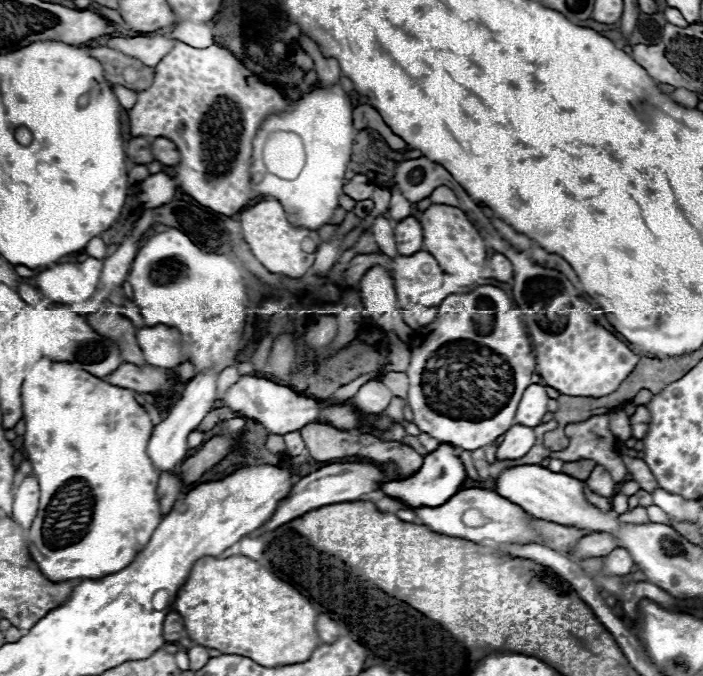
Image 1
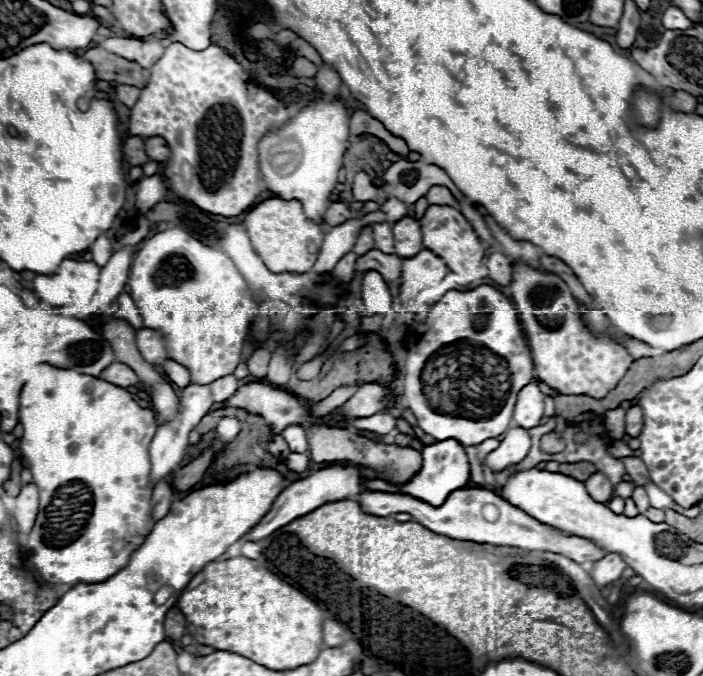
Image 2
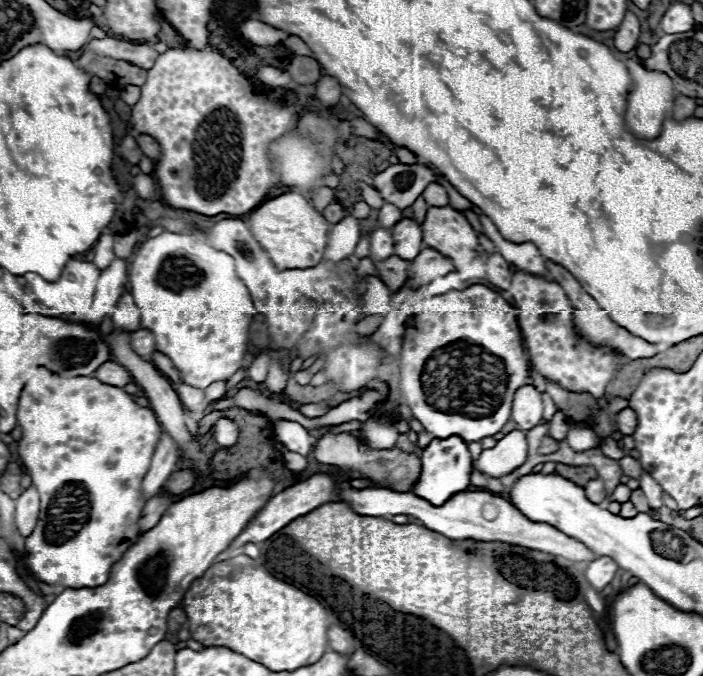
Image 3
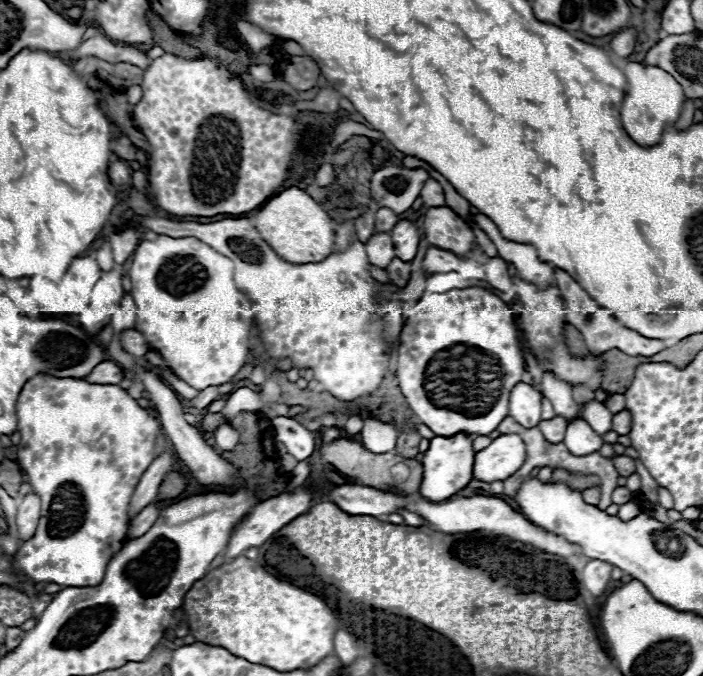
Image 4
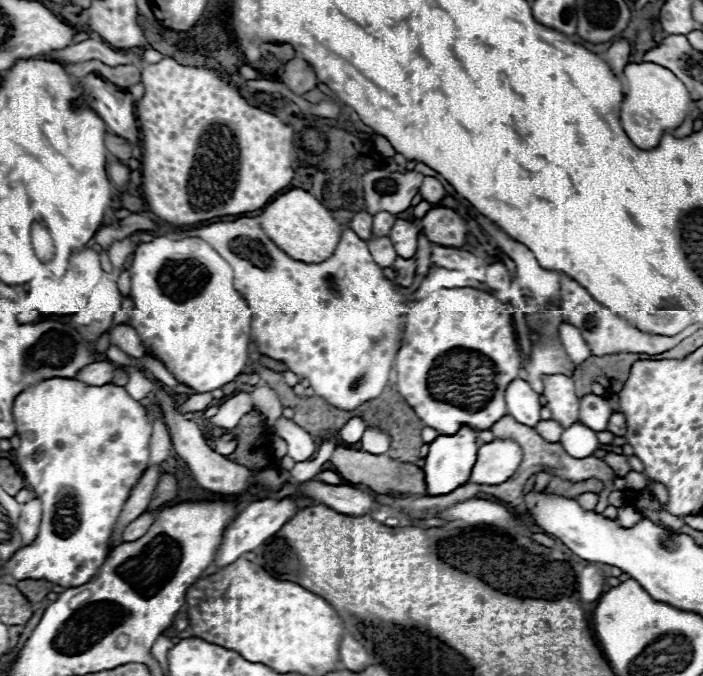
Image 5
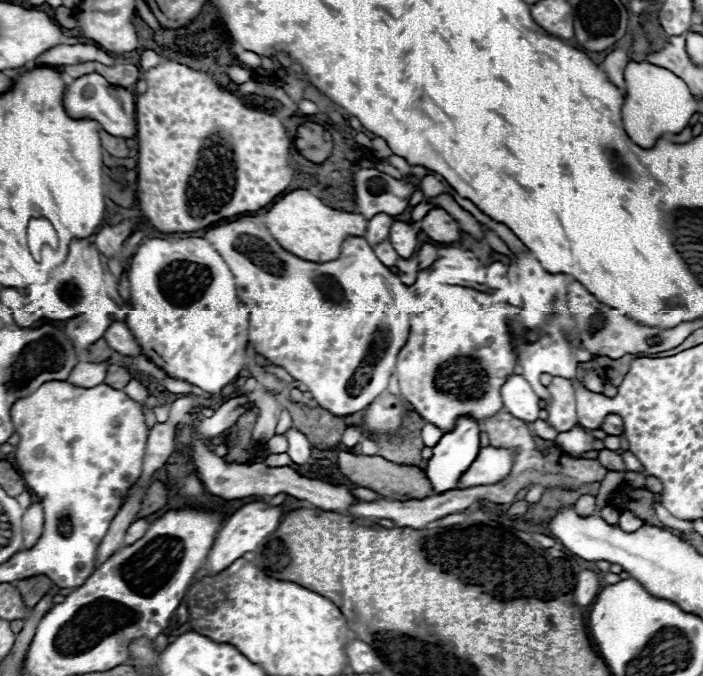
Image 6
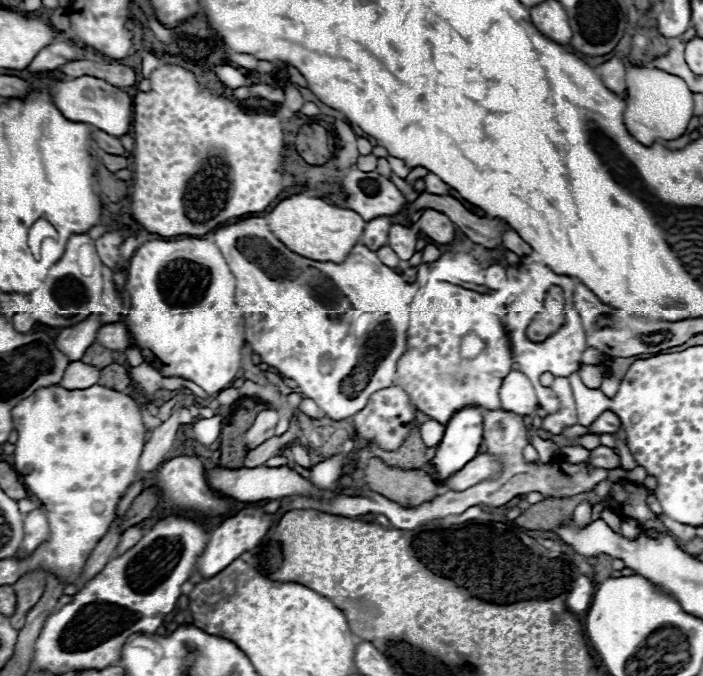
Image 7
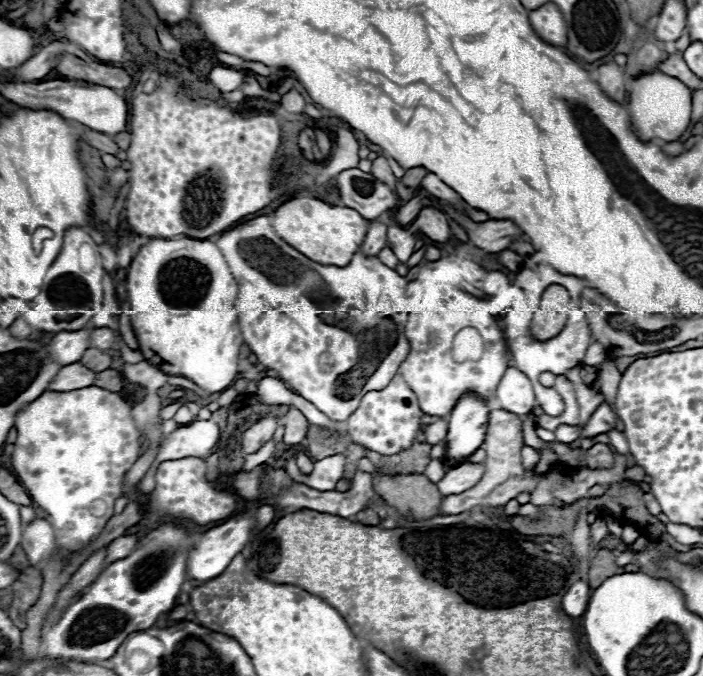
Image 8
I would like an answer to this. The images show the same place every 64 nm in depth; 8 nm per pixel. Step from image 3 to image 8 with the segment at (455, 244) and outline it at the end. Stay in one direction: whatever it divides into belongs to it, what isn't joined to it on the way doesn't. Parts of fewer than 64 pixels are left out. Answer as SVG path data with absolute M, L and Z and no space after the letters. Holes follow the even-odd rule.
M424 206L414 220L418 230L436 242L446 242L450 238L450 226L446 214L434 206Z

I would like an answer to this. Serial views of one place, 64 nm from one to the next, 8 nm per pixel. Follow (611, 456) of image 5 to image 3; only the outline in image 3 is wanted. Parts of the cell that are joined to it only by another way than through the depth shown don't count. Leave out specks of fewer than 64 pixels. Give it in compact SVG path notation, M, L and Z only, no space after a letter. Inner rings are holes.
M624 456L618 460L620 462L620 468L622 472L628 476L628 478L638 478L642 474L642 466L638 460L634 460L632 456Z

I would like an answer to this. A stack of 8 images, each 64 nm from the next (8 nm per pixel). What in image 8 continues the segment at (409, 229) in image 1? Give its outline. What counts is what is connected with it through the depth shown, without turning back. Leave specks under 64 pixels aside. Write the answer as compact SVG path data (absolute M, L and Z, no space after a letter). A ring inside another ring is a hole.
M388 226L388 246L394 250L400 262L406 262L414 254L414 236L402 226Z

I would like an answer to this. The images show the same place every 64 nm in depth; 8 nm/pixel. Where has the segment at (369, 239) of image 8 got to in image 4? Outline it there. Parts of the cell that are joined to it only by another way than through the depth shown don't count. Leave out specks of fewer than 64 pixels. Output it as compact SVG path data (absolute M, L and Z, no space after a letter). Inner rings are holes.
M380 208L376 212L376 232L388 232L392 230L392 226L398 222L398 214L394 214L392 210L388 208Z

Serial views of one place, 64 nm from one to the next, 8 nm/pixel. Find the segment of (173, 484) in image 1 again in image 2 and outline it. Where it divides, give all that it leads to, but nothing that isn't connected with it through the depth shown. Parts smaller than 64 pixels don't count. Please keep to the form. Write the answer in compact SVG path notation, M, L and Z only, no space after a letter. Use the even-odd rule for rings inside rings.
M162 480L156 484L154 492L152 492L152 520L160 520L168 514L170 504L172 504L172 486L168 480Z

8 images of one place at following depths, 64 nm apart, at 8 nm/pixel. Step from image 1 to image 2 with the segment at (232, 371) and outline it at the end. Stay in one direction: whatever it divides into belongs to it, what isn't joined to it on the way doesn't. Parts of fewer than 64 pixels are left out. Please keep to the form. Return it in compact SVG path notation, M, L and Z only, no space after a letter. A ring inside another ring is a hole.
M232 374L224 376L224 378L218 378L216 382L212 382L210 390L212 390L214 402L224 402L226 398L230 398L236 392L238 384L240 384L240 380L236 380Z

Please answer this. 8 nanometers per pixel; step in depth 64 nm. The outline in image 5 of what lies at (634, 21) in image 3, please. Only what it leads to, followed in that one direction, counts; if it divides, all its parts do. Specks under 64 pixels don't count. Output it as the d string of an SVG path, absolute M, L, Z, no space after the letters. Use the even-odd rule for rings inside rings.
M616 40L610 46L610 50L606 52L606 62L618 78L622 78L622 70L628 64L628 58L630 58L630 42L628 40Z

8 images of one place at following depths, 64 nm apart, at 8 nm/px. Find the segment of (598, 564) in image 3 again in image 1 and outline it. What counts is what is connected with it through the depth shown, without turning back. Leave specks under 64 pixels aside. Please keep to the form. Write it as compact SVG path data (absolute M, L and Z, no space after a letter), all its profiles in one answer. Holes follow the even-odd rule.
M616 548L612 550L612 554L608 554L604 558L602 564L602 574L604 576L624 576L628 574L632 568L632 558L624 548Z

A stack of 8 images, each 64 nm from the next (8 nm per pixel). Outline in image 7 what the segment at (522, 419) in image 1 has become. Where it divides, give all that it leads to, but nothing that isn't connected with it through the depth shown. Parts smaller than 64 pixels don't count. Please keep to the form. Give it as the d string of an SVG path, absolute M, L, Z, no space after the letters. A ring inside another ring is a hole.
M510 370L500 386L500 408L520 416L530 416L538 408L538 400L530 380L518 370Z

